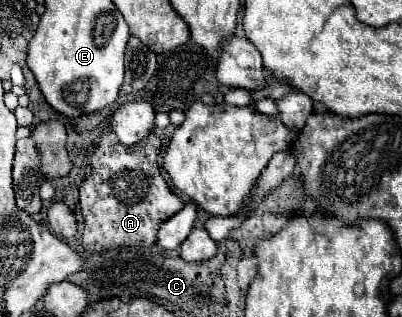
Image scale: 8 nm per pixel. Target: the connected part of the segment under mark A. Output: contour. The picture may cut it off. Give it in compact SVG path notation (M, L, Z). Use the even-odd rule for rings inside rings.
M112 132L100 138L90 160L92 172L80 186L80 212L84 216L82 242L88 252L152 246L160 226L182 210L184 202L168 188L158 166L160 148L162 142L154 132L148 132L132 146L124 146Z

